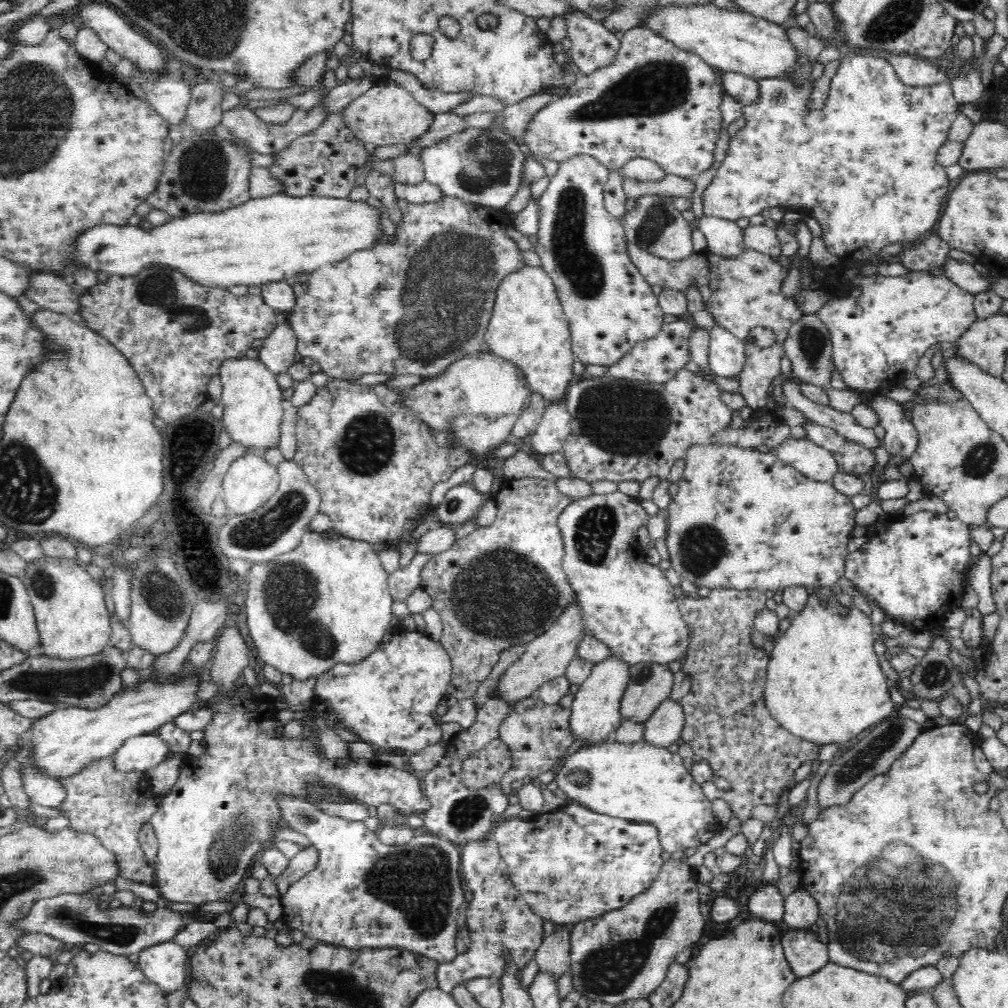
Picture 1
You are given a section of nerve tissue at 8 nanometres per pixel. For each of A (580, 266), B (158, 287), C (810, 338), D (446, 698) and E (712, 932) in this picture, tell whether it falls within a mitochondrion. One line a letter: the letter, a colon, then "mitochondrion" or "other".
A: mitochondrion
B: mitochondrion
C: mitochondrion
D: other
E: other

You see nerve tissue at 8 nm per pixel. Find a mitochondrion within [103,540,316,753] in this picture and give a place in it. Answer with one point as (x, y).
(160, 591)

